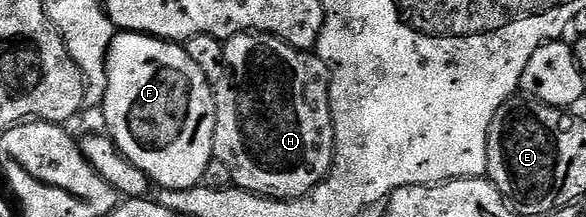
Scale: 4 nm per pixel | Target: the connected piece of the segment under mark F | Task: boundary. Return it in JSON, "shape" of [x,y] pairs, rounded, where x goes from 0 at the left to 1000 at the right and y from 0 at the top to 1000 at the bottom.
{"shape":[[[200,147],[195,152],[189,203],[186,207],[186,253],[179,281],[179,309],[183,313],[183,424],[179,429],[179,465],[176,475],[181,581],[177,594],[183,604],[184,631],[193,641],[195,664],[200,668],[208,719],[217,737],[224,737],[224,756],[230,756],[230,774],[242,783],[263,862],[276,857],[273,866],[276,880],[314,885],[328,857],[345,853],[352,834],[350,797],[357,783],[357,747],[362,751],[365,742],[363,650],[367,645],[370,456],[367,447],[365,401],[350,364],[346,332],[340,332],[340,295],[333,295],[333,276],[326,276],[326,258],[319,258],[314,207],[304,203],[295,184],[259,175],[256,157]]]}

